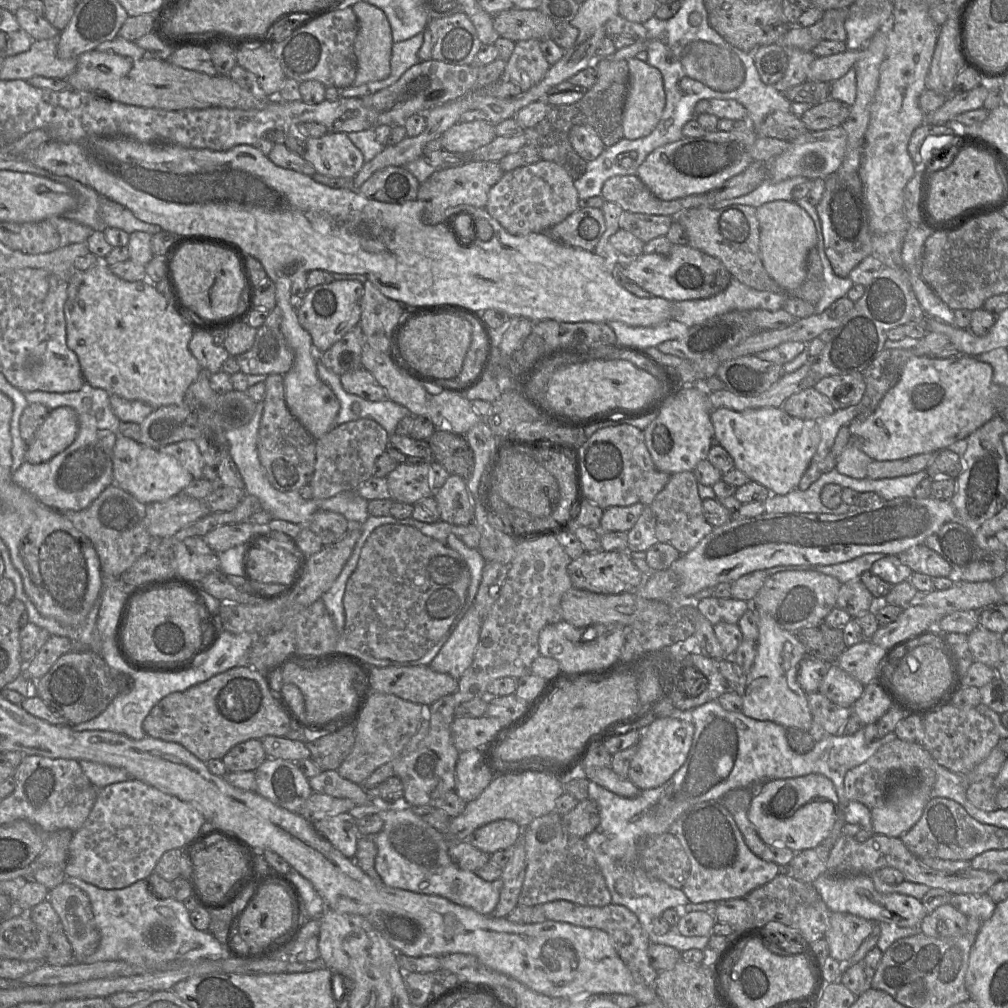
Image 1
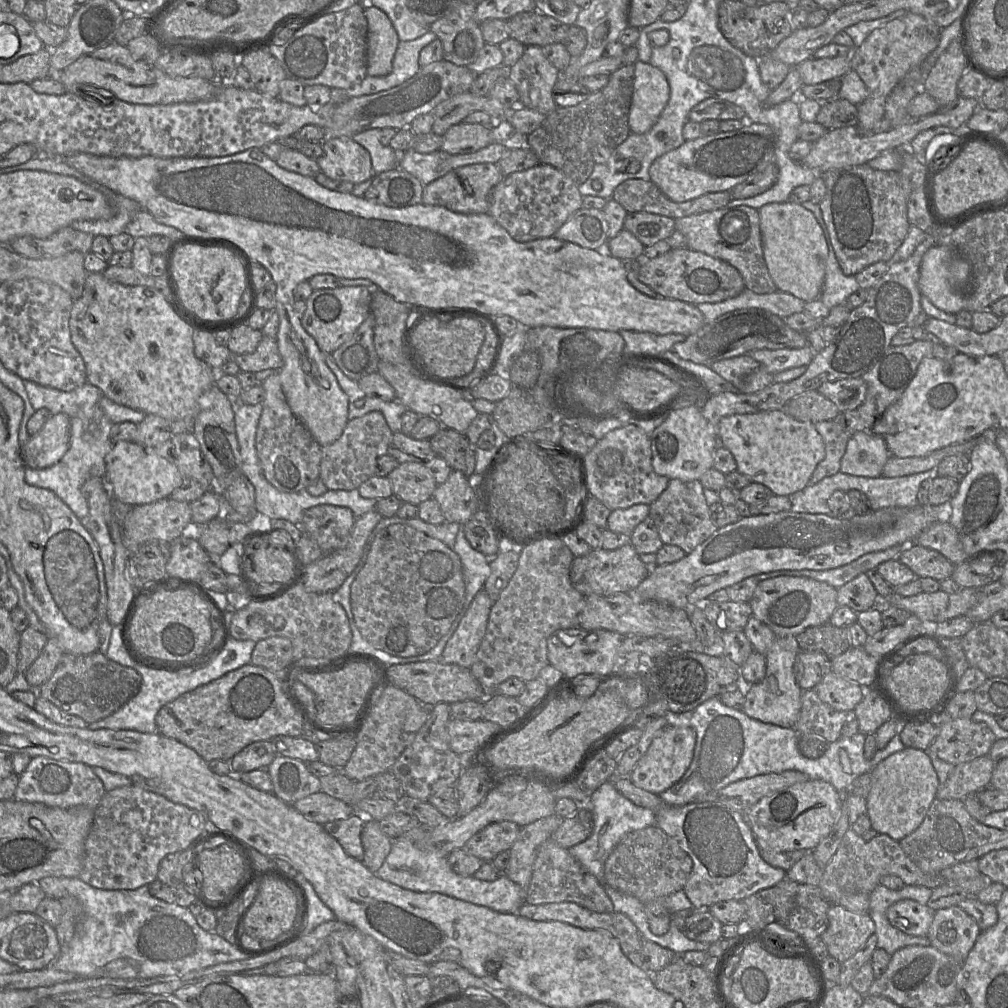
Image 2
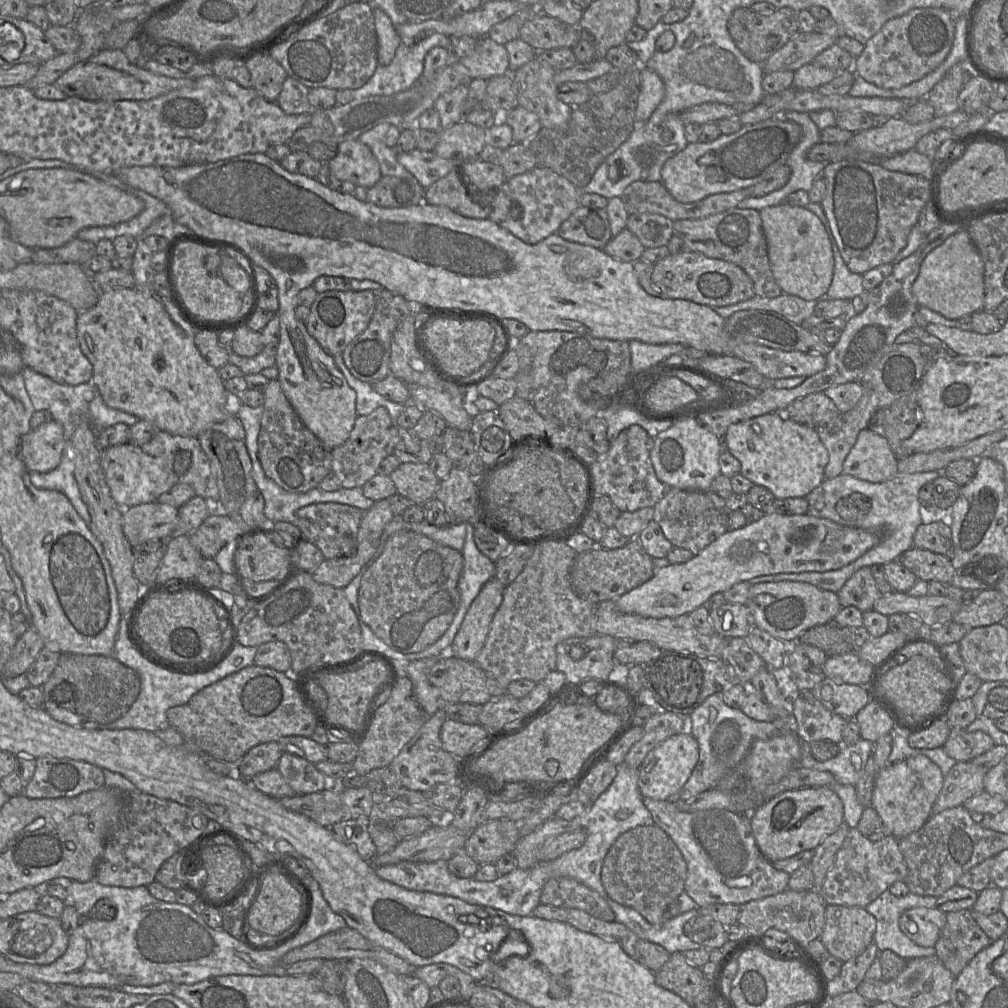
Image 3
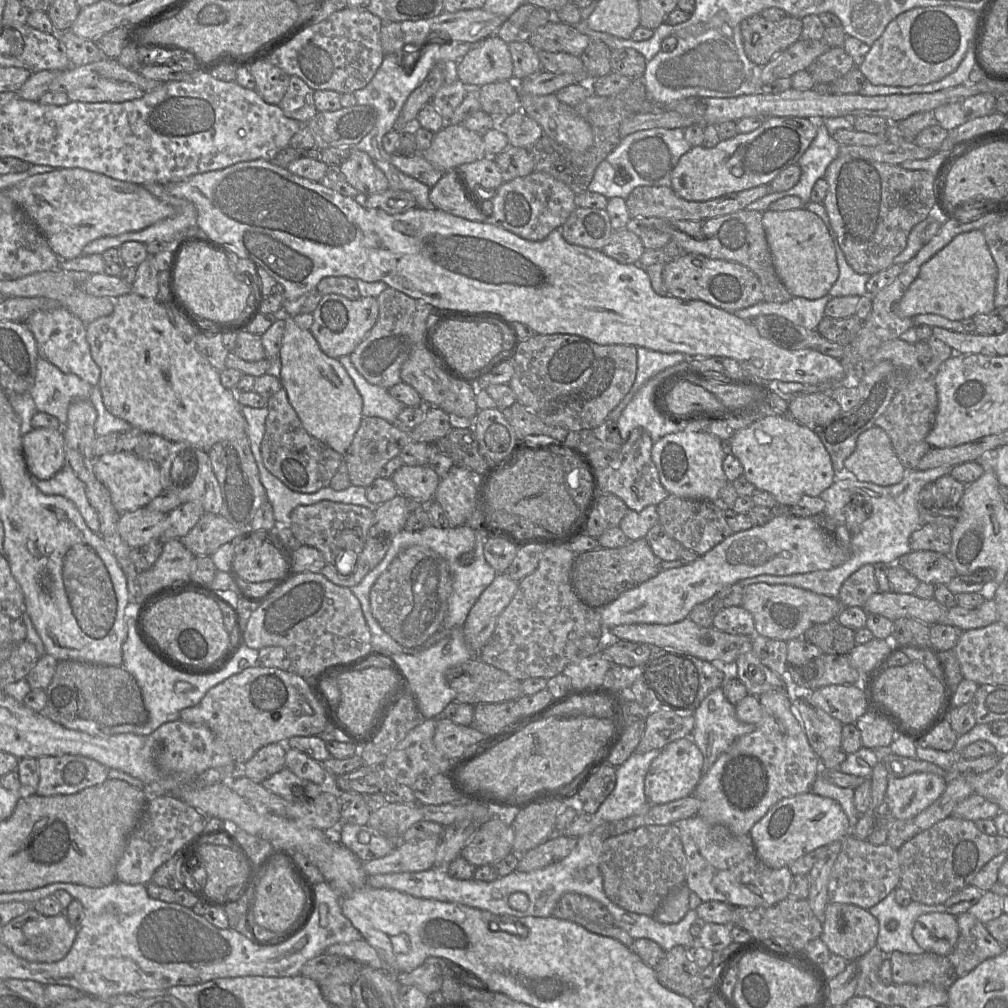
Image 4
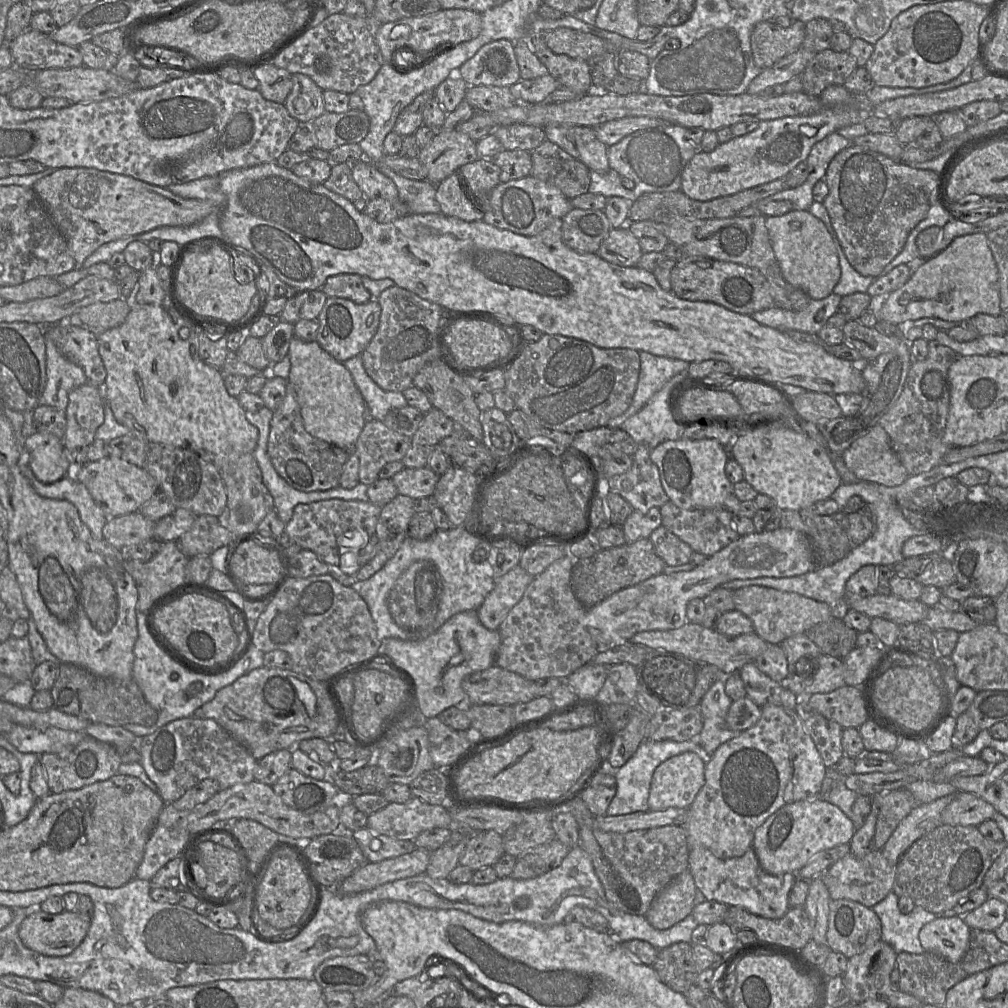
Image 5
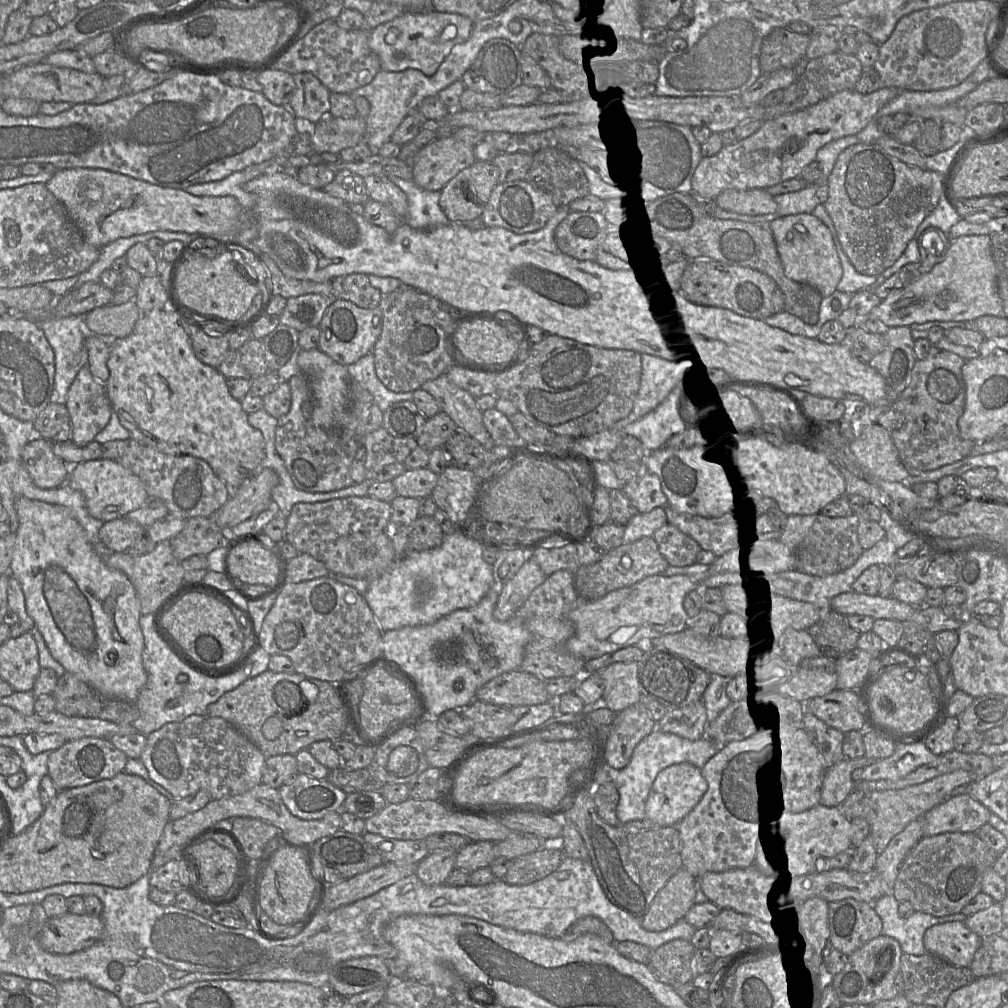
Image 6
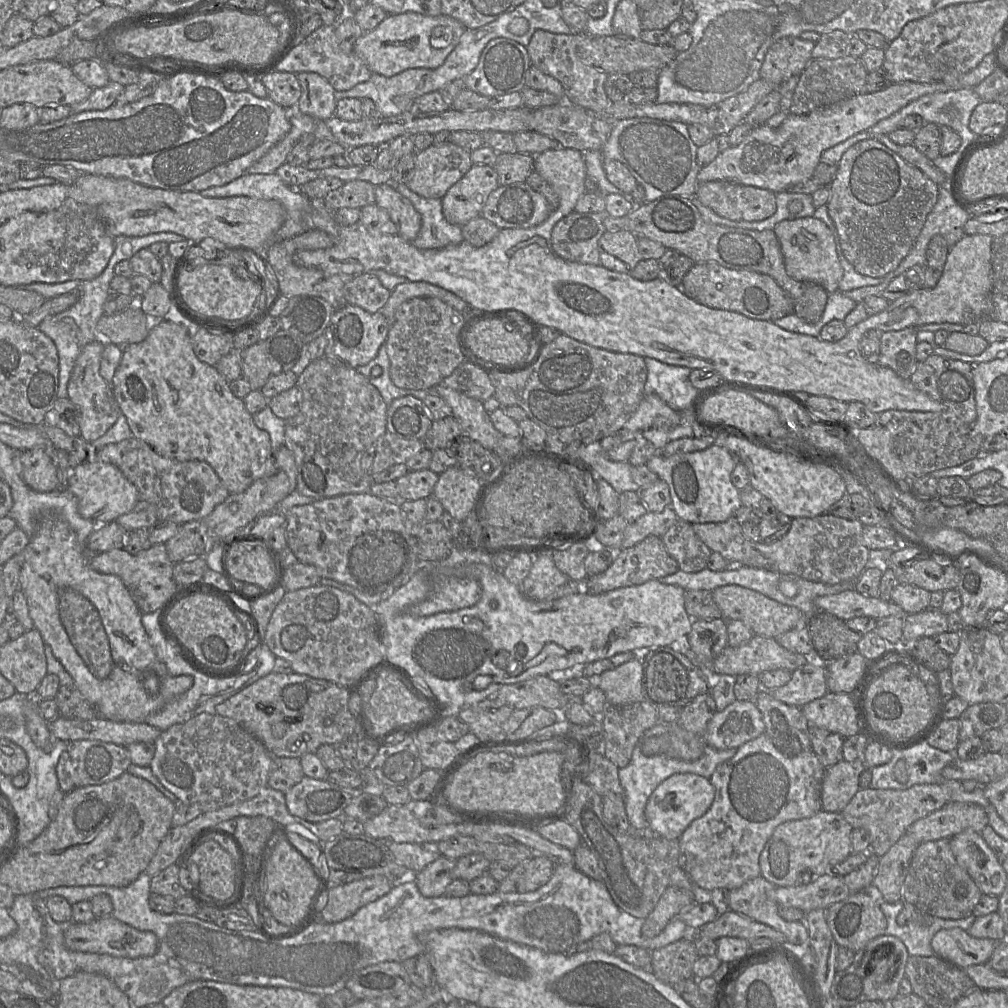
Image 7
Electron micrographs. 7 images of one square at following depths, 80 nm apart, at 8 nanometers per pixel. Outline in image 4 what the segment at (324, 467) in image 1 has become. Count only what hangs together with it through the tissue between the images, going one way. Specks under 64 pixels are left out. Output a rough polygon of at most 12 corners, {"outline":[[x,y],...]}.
{"outline":[[363,417],[342,455],[351,485],[368,487],[411,441]]}

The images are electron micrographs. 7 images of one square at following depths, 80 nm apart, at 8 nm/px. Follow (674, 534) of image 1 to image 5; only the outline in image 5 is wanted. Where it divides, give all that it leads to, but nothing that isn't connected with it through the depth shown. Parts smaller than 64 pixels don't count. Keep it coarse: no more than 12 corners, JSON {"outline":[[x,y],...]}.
{"outline":[[660,507],[662,526],[710,557],[740,535],[723,508]]}

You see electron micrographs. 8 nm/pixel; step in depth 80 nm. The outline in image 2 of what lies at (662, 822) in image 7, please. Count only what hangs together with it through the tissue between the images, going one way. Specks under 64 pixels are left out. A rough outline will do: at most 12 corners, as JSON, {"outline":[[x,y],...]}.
{"outline":[[667,727],[629,776],[660,795],[692,762],[692,727]]}

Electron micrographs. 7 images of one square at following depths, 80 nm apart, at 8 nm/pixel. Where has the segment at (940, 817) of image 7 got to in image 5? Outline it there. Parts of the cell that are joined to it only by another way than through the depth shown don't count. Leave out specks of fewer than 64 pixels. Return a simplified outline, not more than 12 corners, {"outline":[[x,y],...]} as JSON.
{"outline":[[965,791],[955,794],[941,824],[978,826],[996,809]]}

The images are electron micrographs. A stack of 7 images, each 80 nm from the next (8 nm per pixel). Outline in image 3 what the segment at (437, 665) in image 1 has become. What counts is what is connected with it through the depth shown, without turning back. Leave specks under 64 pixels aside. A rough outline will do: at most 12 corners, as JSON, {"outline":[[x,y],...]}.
{"outline":[[492,577],[472,601],[449,654],[475,661],[501,605]]}

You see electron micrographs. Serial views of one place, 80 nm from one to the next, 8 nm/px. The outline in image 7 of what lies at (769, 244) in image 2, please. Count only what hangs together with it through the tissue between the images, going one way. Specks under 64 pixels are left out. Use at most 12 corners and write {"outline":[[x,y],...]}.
{"outline":[[815,217],[773,229],[787,274],[829,294],[844,271],[834,236]]}

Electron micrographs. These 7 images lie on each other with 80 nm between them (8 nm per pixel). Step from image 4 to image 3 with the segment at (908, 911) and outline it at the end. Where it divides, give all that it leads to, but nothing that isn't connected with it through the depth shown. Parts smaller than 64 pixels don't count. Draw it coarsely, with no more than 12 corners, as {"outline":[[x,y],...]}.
{"outline":[[889,890],[865,907],[876,919],[874,943],[905,960],[936,955],[899,927],[910,908],[937,898]]}

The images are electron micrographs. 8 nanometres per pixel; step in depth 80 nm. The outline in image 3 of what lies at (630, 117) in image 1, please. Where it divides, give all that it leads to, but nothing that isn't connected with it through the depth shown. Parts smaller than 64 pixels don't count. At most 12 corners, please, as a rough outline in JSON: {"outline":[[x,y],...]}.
{"outline":[[641,68],[635,121],[645,123],[665,96],[658,74]]}

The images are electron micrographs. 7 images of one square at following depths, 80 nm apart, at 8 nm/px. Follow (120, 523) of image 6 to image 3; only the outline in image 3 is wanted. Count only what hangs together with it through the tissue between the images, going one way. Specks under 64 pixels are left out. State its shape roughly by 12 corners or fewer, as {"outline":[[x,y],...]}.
{"outline":[[152,502],[124,508],[131,547],[176,533],[178,508]]}

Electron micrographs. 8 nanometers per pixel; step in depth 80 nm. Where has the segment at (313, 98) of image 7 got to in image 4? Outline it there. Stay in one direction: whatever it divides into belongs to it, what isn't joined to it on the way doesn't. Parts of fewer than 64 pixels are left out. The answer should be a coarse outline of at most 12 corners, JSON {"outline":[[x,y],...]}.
{"outline":[[290,75],[279,107],[306,125],[316,114],[314,90]]}

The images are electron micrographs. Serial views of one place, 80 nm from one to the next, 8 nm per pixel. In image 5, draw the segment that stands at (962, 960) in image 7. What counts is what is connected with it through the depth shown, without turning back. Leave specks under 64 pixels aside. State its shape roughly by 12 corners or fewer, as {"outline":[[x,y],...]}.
{"outline":[[937,917],[919,932],[925,952],[960,964],[971,929]]}

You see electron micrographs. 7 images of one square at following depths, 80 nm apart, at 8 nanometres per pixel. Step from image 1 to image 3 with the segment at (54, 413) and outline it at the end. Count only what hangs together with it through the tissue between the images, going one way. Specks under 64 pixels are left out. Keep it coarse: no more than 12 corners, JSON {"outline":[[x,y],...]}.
{"outline":[[53,419],[22,436],[28,471],[60,464],[63,427]]}

